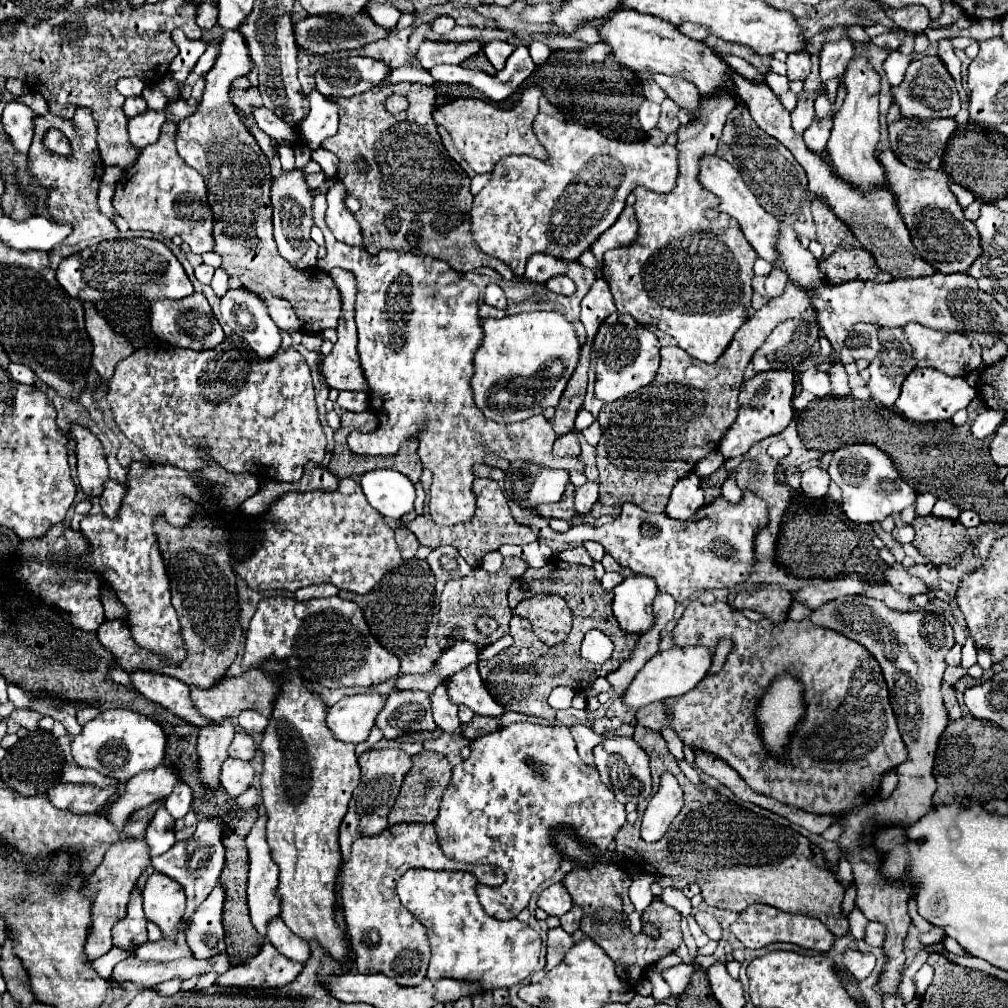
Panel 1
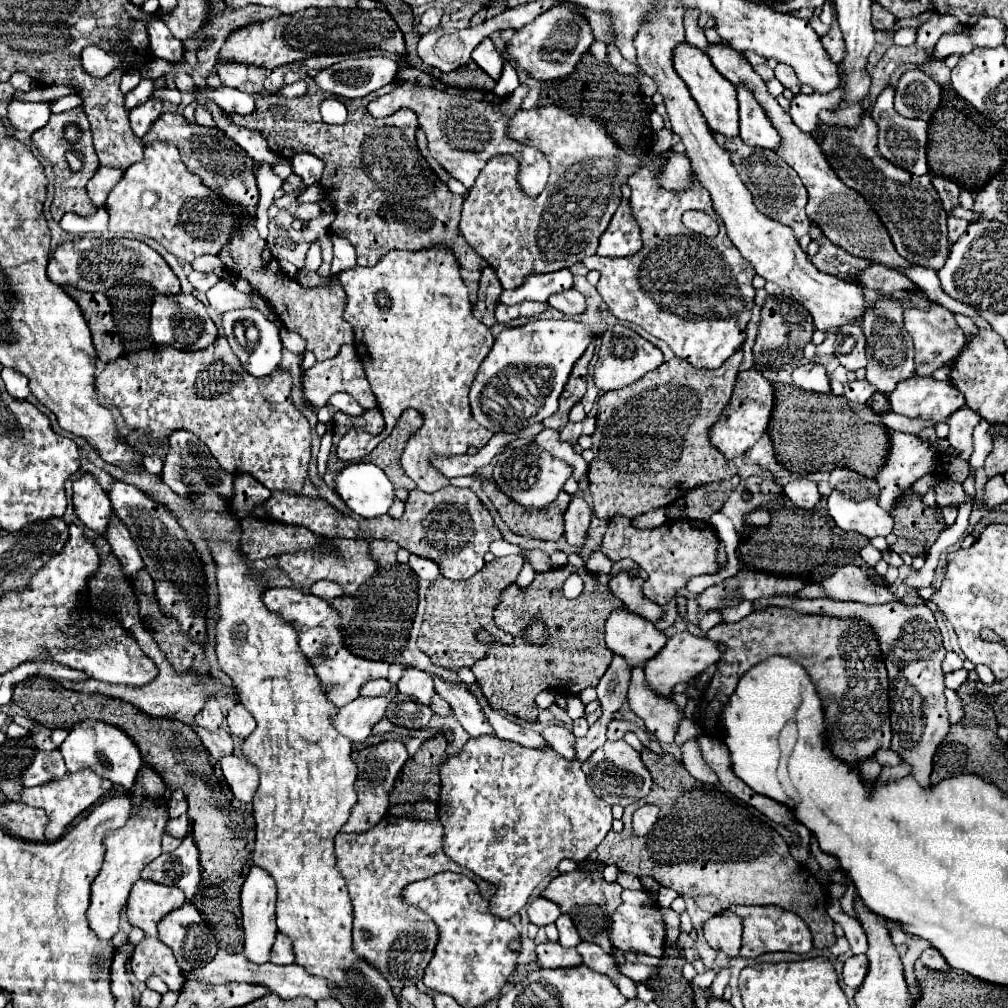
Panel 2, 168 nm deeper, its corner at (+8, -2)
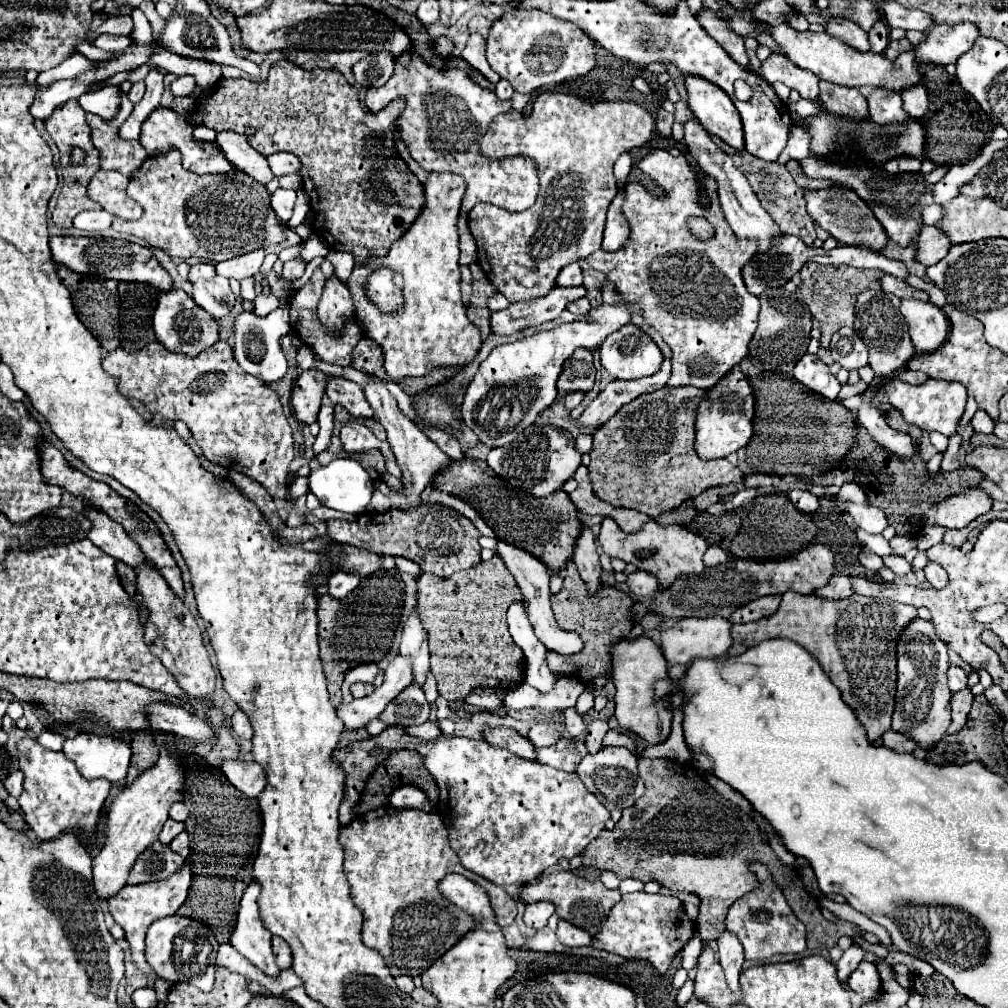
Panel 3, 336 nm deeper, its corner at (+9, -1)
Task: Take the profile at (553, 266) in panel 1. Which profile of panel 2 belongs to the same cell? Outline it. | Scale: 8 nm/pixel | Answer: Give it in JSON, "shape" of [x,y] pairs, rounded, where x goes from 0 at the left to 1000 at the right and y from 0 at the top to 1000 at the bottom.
{"shape":[[[553,268],[547,272],[529,272],[521,276],[521,282],[513,288],[499,288],[495,300],[509,304],[519,298],[533,298],[543,300],[545,294],[568,286],[568,272],[566,268]]]}

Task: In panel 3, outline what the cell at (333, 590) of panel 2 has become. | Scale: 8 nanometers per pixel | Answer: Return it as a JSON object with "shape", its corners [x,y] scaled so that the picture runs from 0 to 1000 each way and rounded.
{"shape":[[[333,566],[327,574],[325,574],[325,588],[331,594],[341,594],[345,588],[351,586],[351,582],[357,578],[355,570],[345,570],[339,566]]]}

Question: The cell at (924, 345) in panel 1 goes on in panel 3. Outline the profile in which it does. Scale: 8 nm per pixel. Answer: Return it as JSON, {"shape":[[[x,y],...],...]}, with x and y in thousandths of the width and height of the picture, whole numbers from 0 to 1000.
{"shape":[[[895,297],[893,309],[901,320],[901,330],[907,346],[917,350],[927,350],[938,340],[942,330],[942,318],[938,311],[923,299],[911,297]]]}

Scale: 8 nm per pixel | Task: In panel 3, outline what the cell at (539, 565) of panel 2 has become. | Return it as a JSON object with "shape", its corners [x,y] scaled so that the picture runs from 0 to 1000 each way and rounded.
{"shape":[[[494,537],[494,551],[500,555],[502,563],[510,568],[510,574],[522,594],[522,606],[524,606],[524,614],[530,622],[530,628],[532,632],[542,640],[542,644],[546,646],[552,646],[552,648],[560,648],[560,650],[567,650],[571,648],[571,644],[577,644],[577,634],[575,630],[571,628],[563,628],[563,626],[558,626],[552,616],[550,616],[550,610],[548,610],[548,604],[546,604],[546,584],[544,584],[544,576],[546,576],[546,564],[528,549],[524,547],[518,547],[510,541],[504,541],[502,537]]]}

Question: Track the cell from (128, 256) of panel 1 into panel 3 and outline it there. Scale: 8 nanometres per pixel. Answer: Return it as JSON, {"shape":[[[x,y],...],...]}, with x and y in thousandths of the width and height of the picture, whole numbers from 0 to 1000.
{"shape":[[[50,235],[50,247],[56,263],[62,263],[79,273],[93,273],[113,279],[139,279],[159,289],[171,287],[171,277],[165,267],[153,257],[147,245],[121,237],[91,237],[91,235]]]}

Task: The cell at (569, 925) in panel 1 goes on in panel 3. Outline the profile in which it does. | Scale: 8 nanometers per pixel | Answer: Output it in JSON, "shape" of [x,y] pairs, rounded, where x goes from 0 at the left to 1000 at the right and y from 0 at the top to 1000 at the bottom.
{"shape":[[[560,912],[554,914],[552,930],[554,930],[554,934],[556,934],[560,939],[565,939],[565,941],[569,941],[569,939],[585,939],[585,938],[587,938],[587,930],[585,930],[581,924],[569,920],[567,916],[563,916],[563,914],[560,914]]]}

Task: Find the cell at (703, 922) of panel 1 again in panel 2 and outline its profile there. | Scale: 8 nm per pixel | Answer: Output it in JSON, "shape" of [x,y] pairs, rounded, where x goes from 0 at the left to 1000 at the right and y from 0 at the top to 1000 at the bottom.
{"shape":[[[719,903],[699,915],[699,933],[705,940],[715,942],[721,950],[731,950],[735,942],[735,923],[737,915],[725,903]]]}

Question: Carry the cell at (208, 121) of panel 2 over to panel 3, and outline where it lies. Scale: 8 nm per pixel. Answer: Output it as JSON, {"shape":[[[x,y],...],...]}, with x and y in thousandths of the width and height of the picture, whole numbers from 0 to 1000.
{"shape":[[[216,130],[214,142],[218,144],[218,148],[222,150],[224,158],[230,164],[234,164],[238,170],[246,172],[248,176],[252,176],[256,182],[264,184],[266,180],[272,178],[264,156],[258,154],[254,148],[250,148],[242,134],[236,134],[232,130]]]}

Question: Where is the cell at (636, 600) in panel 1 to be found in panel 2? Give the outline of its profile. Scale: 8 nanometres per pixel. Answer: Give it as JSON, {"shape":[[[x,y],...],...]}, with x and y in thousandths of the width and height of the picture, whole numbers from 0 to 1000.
{"shape":[[[622,603],[620,607],[608,607],[600,619],[600,641],[620,653],[624,663],[640,661],[642,655],[654,649],[660,637],[660,629],[654,627],[648,617]]]}

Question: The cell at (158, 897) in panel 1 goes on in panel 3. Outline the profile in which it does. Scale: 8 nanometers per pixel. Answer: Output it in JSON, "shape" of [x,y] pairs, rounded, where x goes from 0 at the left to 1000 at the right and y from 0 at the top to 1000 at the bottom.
{"shape":[[[183,860],[183,864],[173,866],[169,872],[165,874],[151,874],[151,876],[139,876],[139,878],[125,878],[119,882],[119,888],[115,888],[115,892],[107,892],[109,896],[109,906],[113,910],[113,914],[125,924],[125,934],[129,938],[129,945],[131,945],[131,955],[147,969],[157,973],[159,967],[155,967],[155,963],[151,959],[147,959],[145,947],[143,947],[143,930],[147,920],[151,918],[151,914],[171,908],[177,904],[177,900],[183,896],[185,888],[187,888],[187,880],[190,874],[190,866],[188,860]]]}

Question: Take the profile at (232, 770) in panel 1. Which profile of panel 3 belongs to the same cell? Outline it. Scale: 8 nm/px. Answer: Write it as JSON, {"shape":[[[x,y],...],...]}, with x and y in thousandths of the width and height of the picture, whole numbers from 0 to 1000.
{"shape":[[[224,753],[220,757],[220,767],[244,791],[256,791],[260,787],[260,783],[264,781],[264,767],[252,755]]]}

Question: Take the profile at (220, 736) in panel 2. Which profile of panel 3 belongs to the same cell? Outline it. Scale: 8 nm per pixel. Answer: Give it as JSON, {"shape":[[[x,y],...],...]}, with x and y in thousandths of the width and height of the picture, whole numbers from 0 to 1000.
{"shape":[[[169,697],[149,699],[147,711],[149,711],[149,721],[155,725],[175,727],[194,735],[208,735],[212,729],[210,721],[202,713],[198,713],[196,709],[188,709],[181,701],[175,701]]]}

